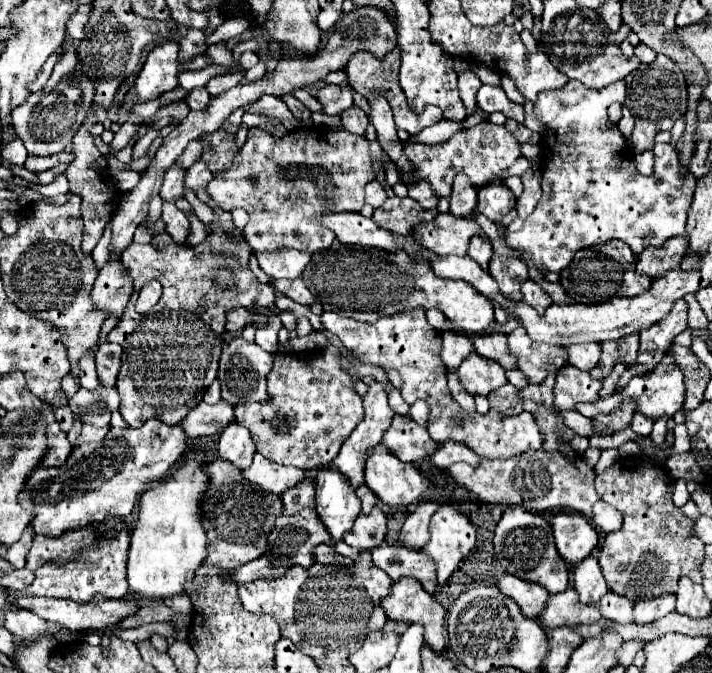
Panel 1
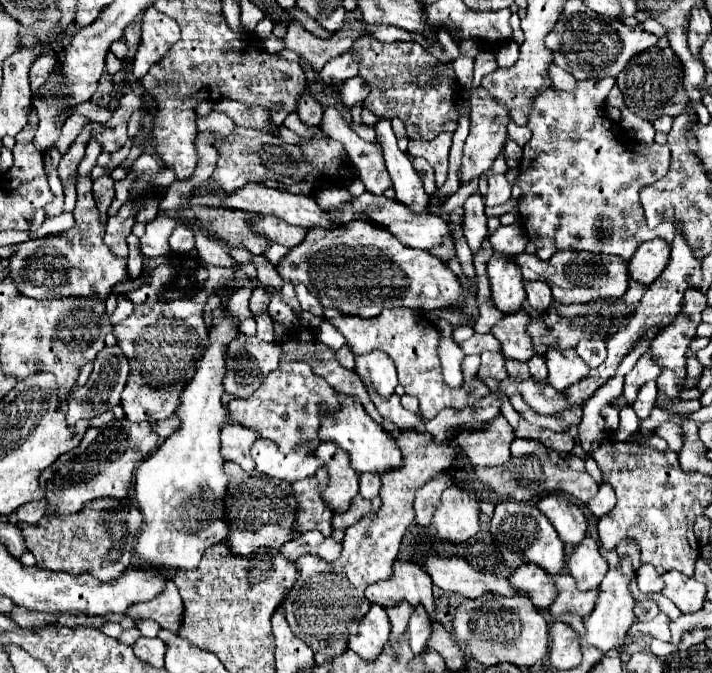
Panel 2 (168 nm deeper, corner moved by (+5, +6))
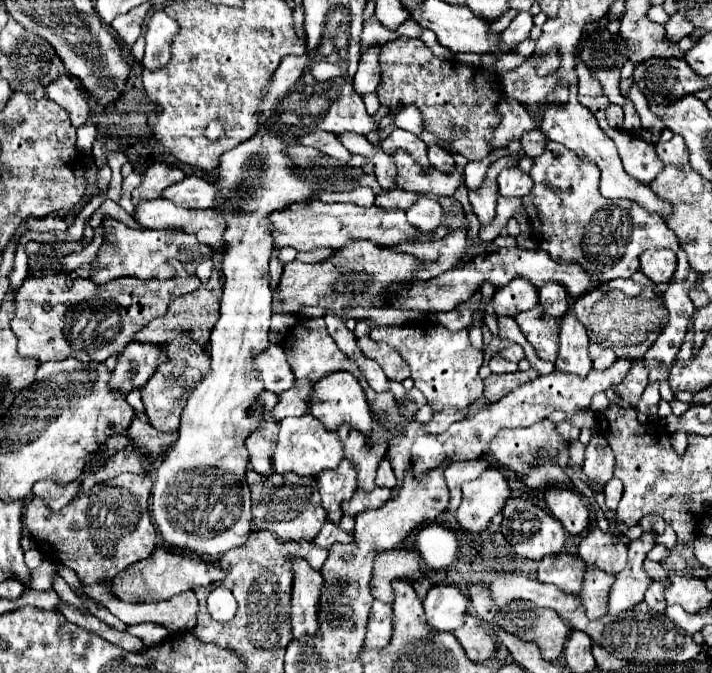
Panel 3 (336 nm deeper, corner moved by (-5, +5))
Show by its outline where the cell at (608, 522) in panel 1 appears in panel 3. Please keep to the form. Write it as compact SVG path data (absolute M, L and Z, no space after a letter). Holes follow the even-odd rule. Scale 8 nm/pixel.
M612 477L606 485L604 485L604 495L606 495L606 505L614 511L622 499L622 483L620 479Z

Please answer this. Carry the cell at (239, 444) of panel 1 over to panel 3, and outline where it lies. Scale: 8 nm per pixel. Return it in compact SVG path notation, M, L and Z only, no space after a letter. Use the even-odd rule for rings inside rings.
M262 421L260 427L246 439L246 447L250 451L250 467L260 475L274 475L272 469L272 451L276 445L278 423Z

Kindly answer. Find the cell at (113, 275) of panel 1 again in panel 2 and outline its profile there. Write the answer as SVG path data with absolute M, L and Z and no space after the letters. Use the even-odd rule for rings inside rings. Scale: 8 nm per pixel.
M122 206L120 212L112 218L108 218L106 224L106 236L104 236L104 244L110 248L110 252L118 258L128 258L128 244L126 244L126 236L130 234L130 228L134 224L134 210L138 210L138 206Z

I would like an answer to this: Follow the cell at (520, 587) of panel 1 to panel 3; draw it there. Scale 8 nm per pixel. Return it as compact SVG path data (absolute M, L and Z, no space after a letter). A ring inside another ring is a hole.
M562 551L558 555L546 555L540 561L536 579L542 583L552 583L568 593L580 593L584 571L586 571L586 565L580 559L580 555Z

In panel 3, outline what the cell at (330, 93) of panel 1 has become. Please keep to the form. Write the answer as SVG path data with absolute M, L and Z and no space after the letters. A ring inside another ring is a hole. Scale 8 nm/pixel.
M372 15L366 23L364 23L364 31L362 31L362 51L372 47L372 43L376 45L384 45L388 41L398 38L394 31L388 31L382 27L382 23L376 19L376 15Z

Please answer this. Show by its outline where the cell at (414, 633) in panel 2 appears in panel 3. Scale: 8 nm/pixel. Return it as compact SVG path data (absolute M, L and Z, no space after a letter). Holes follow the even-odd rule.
M438 583L428 589L424 609L428 625L436 631L454 631L464 625L468 595L454 583Z

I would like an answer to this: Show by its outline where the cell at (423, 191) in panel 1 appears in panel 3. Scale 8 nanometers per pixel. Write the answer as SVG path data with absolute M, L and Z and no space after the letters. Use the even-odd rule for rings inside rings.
M394 129L386 139L384 139L384 153L394 153L396 149L404 149L404 151L408 151L420 165L424 165L426 169L430 167L430 163L428 163L428 157L426 157L426 143L420 139L420 137L416 137L416 135L412 135L412 133L408 133L408 131L404 131L404 129Z

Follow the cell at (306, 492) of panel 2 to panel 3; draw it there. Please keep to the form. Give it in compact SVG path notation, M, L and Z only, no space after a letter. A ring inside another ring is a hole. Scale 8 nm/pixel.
M348 459L340 463L340 467L332 471L322 471L316 475L318 489L322 495L322 507L328 513L332 523L340 523L342 517L342 501L348 501L356 491L356 465Z

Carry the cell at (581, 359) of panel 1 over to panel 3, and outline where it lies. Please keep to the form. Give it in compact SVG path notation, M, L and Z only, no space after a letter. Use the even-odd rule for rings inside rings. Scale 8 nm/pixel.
M590 343L590 355L592 355L592 361L594 361L594 369L598 369L598 371L612 367L612 363L616 361L614 351L610 347L600 345L600 343Z

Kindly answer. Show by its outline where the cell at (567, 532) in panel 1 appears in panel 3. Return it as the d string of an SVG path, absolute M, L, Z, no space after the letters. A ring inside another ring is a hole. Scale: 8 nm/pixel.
M548 487L546 489L546 505L550 513L564 525L564 529L572 535L580 535L588 527L588 509L578 493L568 487Z

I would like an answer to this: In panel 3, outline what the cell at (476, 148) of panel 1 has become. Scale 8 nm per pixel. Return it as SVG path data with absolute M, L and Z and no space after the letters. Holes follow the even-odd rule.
M438 145L428 147L428 159L430 159L430 163L432 163L436 169L440 169L440 171L450 171L450 169L454 167L452 155L450 155L448 151L444 151L442 147L438 147Z

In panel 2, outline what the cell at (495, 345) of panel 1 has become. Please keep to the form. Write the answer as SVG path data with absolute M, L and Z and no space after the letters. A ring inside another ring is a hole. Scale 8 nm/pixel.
M522 310L516 314L504 314L500 324L494 324L490 334L500 340L502 356L508 360L520 360L528 362L534 356L530 336L526 334L526 324L530 322L530 316Z

